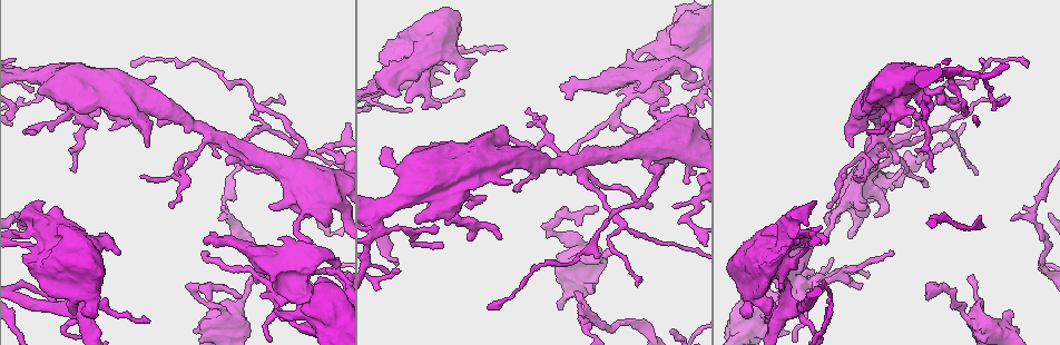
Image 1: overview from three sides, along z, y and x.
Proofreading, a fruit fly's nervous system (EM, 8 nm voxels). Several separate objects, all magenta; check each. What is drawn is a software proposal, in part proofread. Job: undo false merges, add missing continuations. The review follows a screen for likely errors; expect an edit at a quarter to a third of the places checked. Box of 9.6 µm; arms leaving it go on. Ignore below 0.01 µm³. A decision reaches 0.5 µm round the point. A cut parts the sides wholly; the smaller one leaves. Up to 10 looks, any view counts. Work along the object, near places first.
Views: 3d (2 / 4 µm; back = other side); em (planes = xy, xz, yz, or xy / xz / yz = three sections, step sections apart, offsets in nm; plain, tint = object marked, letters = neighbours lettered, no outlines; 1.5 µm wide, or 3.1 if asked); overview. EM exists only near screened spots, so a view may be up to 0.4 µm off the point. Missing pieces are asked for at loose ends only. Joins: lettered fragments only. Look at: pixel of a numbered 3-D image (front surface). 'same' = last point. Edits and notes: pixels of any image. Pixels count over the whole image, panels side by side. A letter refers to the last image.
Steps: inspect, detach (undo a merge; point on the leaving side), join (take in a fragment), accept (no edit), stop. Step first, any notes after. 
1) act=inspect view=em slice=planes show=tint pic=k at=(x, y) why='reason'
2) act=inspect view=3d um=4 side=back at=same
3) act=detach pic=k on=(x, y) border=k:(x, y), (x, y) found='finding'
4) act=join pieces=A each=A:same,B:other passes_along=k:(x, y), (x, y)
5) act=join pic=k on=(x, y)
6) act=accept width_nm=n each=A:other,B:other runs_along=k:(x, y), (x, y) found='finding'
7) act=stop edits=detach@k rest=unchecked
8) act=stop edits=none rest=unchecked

act=inspect view=em slice=planes show=plain pic=1 at=(871, 129) why='free end'

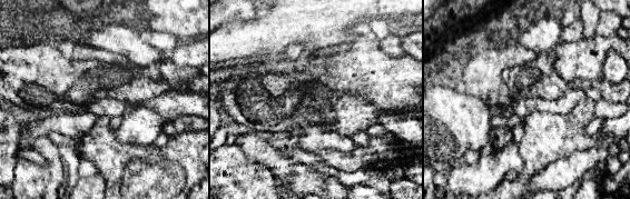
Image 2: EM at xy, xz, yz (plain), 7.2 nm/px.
act=inspect view=em slice=planes show=letters at=same

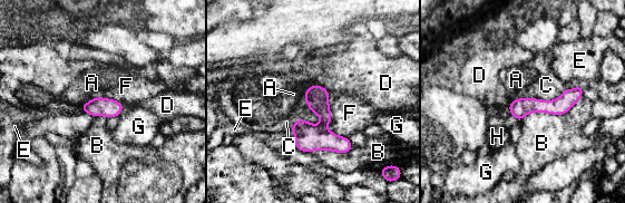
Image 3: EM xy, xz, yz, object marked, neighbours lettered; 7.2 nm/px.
act=accept longest_contact=F:380nm each=A:other,B:other,C:other,D:other,E:other,F:other,G:other,H:other runs_along=3:(579, 89), (559, 106), (511, 108) found='no lettered fragment goes on from it'

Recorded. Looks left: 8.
act=inspect view=em slice=planes show=tint pic=1 at=(664, 137) why='thick turns thin'

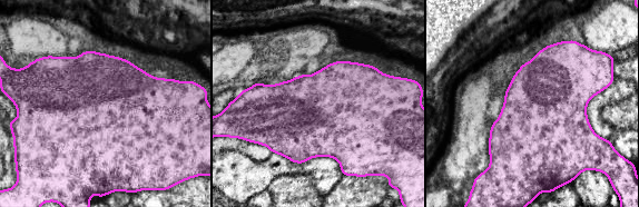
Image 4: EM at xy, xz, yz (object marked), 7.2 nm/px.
act=inspect view=em slice=planes show=letters at=same

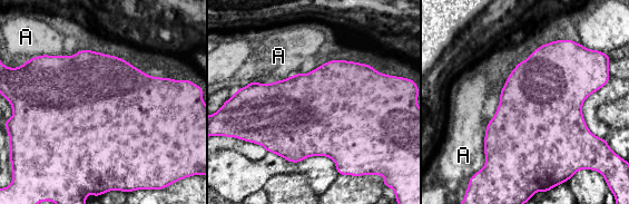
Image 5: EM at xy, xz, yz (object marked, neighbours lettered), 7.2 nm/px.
act=accept width_nm=600 longest_contact=A:300nm each=A:other found='continuous, no second cell'

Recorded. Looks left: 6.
act=inspect view=em slice=xy step=8 show=letters pic=1 at=(979, 218) why='tapers out'

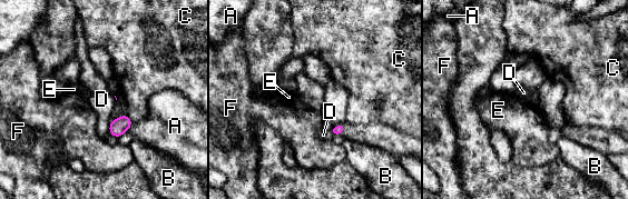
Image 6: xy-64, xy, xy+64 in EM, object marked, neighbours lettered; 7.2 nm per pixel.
act=accept each=A:other,B:other,C:other,D:other,E:other,F:other border=6:(109, 121), (109, 132), (117, 138) found='no lettered fragment goes on from it'

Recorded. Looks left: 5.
act=inspect view=3d um=2 pic=1 at=(471, 225) why='sudden change in width'

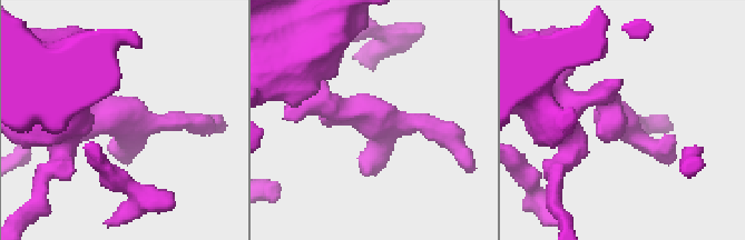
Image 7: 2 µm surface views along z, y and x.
act=inspect view=em slice=planes show=letters pic=7 at=(620, 123)

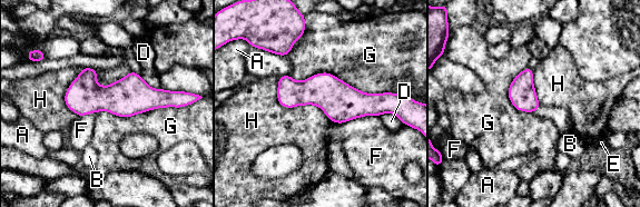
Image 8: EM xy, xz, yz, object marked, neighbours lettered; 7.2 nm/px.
act=accept each=A:other,B:other,D:other,E:other,F:other,G:other,H:other runs_along=8:(279, 89), (387, 96) found='all the same cell'

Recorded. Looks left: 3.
act=stop edits=none rest=unchecked

